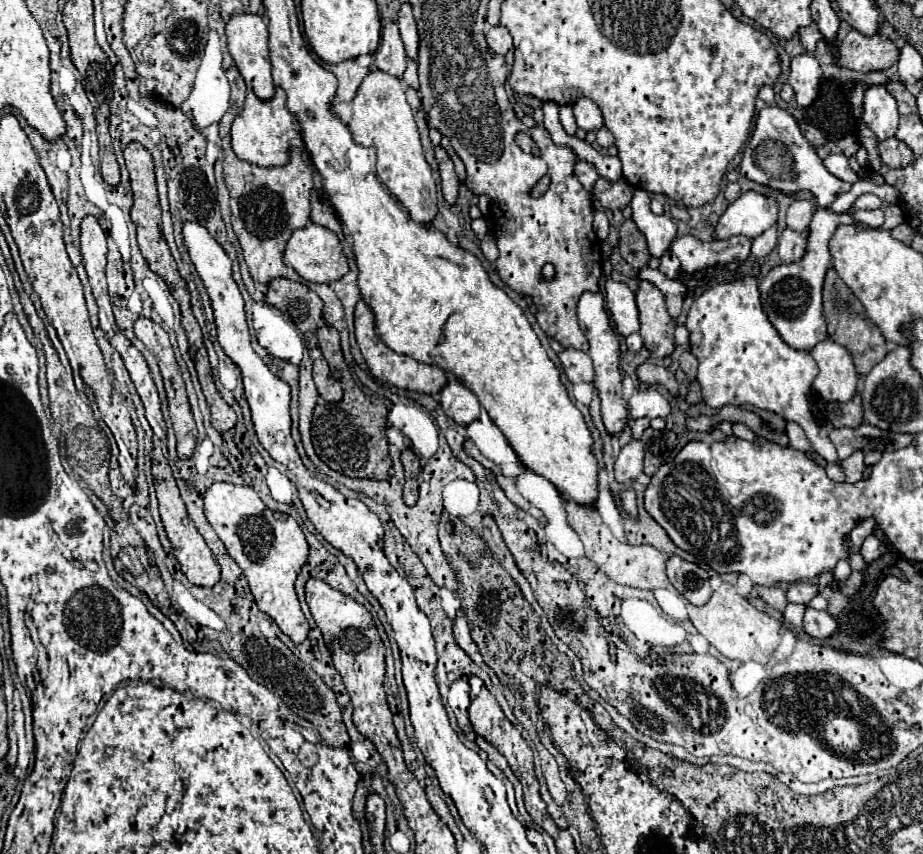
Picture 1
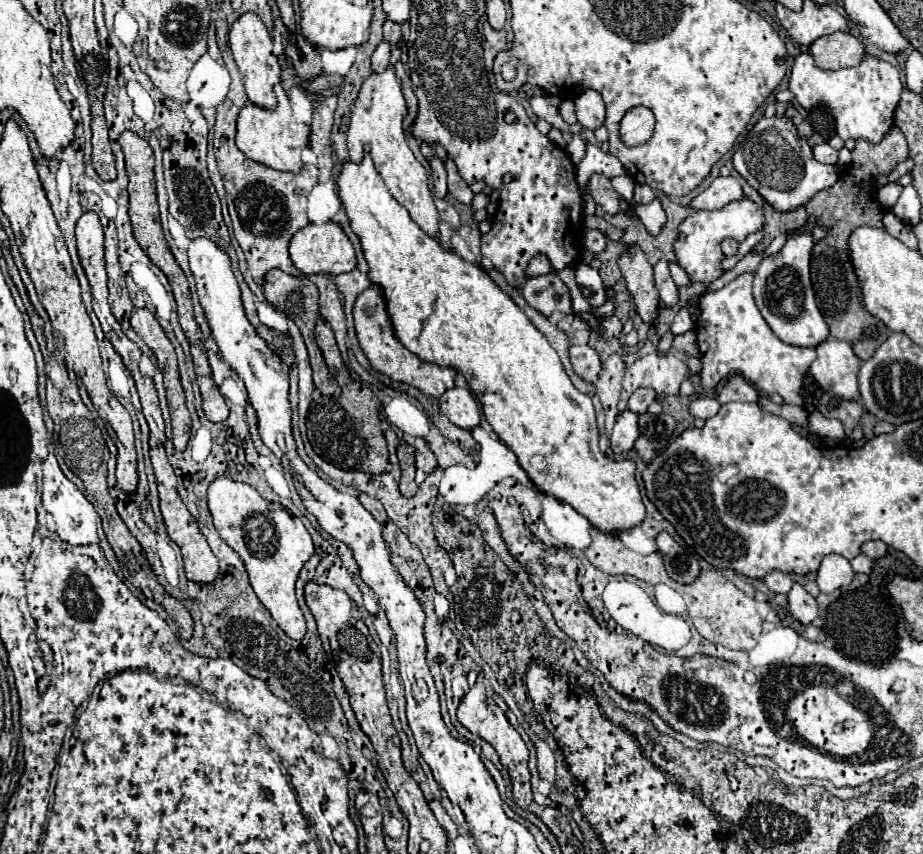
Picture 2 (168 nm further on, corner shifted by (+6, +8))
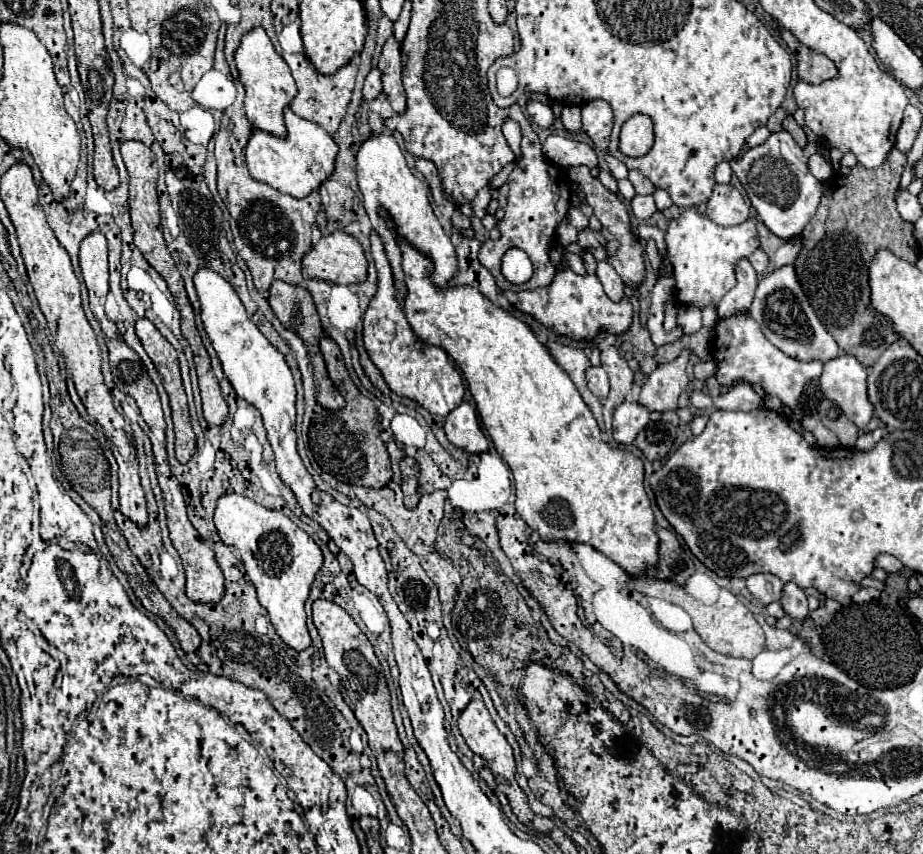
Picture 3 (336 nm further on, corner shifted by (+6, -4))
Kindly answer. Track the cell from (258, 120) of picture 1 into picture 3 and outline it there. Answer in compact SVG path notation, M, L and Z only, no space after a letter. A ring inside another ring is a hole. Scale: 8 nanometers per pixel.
M288 106L284 108L284 120L286 120L286 136L282 138L258 128L252 130L252 136L246 146L246 166L254 180L270 184L282 194L304 198L312 190L316 190L334 170L338 146L324 128L296 116Z

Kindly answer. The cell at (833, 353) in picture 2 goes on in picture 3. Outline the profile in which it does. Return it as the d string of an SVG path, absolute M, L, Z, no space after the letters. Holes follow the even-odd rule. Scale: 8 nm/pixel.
M840 354L838 358L824 362L824 372L820 376L824 396L830 398L860 432L874 414L866 396L866 378L866 368L850 354Z

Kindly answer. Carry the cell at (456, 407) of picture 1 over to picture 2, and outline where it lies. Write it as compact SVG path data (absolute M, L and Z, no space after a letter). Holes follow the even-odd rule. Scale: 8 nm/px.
M466 388L446 390L440 398L440 410L452 424L464 430L472 430L480 424L480 408L474 394Z

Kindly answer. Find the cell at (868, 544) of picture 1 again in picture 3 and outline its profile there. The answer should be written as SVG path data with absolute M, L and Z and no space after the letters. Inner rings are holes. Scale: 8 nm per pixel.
M880 554L880 556L876 556L874 566L876 566L876 568L882 568L882 570L886 570L886 572L900 572L902 562L900 562L898 558L890 556L890 554Z

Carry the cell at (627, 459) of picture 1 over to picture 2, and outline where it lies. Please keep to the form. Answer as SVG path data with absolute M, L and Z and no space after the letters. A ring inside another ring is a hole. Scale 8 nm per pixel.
M624 410L618 414L614 430L610 434L610 442L612 442L612 450L616 454L620 452L628 452L634 446L634 440L638 438L638 414Z

